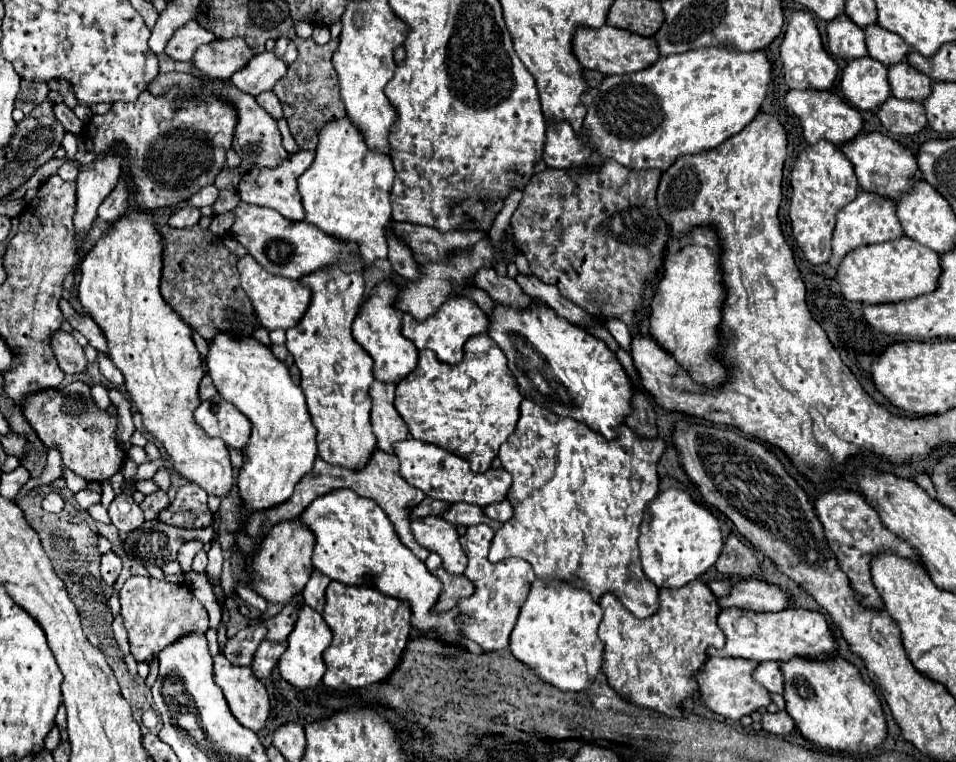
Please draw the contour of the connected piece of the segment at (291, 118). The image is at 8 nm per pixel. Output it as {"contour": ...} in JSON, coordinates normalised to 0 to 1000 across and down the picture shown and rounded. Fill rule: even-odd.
{"contour":[[[312,50],[312,79],[301,87],[301,94],[295,100],[293,108],[289,108],[287,121],[293,129],[293,136],[297,142],[297,152],[301,155],[303,173],[312,189],[312,194],[328,197],[333,189],[333,168],[337,168],[341,160],[356,157],[362,152],[362,144],[358,142],[358,131],[354,123],[354,102],[347,89],[347,71],[351,66],[354,52],[345,52],[341,60],[333,60],[326,50],[316,52]],[[312,87],[318,87],[312,92]]]}

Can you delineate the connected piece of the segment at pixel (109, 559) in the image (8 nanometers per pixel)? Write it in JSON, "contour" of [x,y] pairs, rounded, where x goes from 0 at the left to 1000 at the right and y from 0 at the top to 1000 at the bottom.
{"contour":[[[113,724],[107,730],[107,759],[113,769],[119,769],[123,756],[126,756],[126,748],[128,748],[128,735],[123,727],[119,724]]]}

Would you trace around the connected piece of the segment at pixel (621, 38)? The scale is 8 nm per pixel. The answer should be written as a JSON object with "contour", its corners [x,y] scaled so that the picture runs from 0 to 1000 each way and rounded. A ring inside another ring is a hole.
{"contour":[[[632,31],[630,37],[617,37],[617,34],[605,34],[598,52],[598,68],[609,89],[626,92],[630,97],[655,97],[669,89],[680,87],[688,79],[688,63],[684,50],[667,47],[659,39],[640,37]]]}

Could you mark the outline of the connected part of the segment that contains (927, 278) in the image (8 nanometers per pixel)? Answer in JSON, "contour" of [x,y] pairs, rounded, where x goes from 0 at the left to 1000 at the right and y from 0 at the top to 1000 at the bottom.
{"contour":[[[941,310],[931,318],[897,323],[897,328],[889,328],[874,352],[874,367],[879,373],[881,388],[885,394],[895,394],[904,399],[939,396],[971,386],[979,378],[981,362],[983,336],[962,318],[952,315],[950,310]]]}

